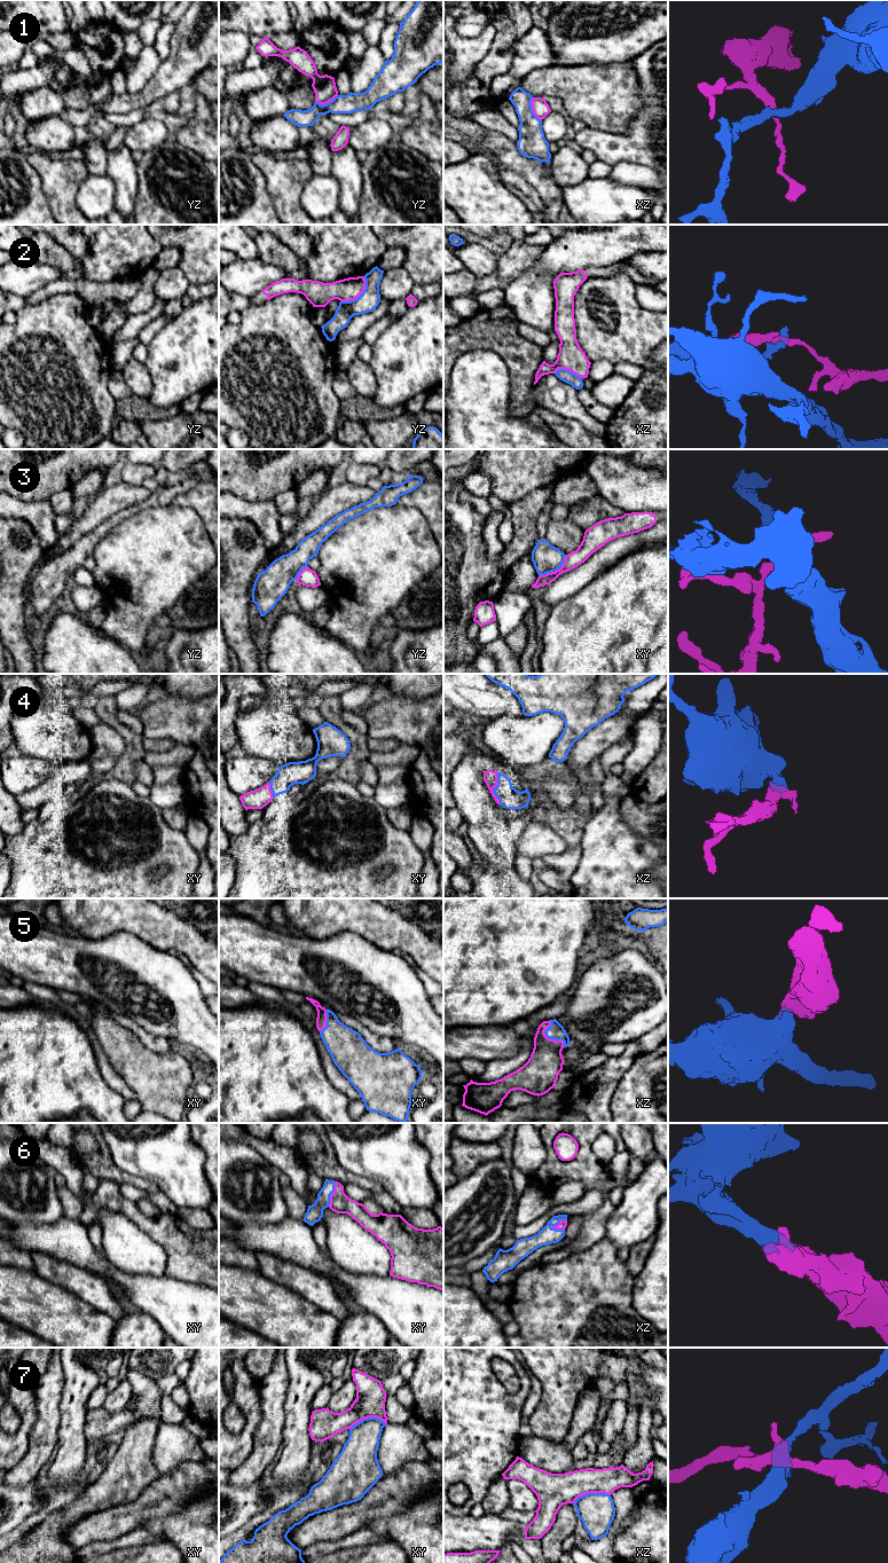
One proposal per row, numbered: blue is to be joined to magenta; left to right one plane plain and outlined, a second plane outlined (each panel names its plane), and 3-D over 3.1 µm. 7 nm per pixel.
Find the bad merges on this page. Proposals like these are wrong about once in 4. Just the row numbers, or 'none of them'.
1, 2, 3, 7

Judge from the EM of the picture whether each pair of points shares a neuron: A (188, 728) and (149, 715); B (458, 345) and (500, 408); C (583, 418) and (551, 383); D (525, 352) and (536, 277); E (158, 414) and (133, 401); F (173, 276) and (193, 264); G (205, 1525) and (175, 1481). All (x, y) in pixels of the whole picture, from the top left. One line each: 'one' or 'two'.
A: one
B: two
C: one
D: two
E: one
F: two
G: two

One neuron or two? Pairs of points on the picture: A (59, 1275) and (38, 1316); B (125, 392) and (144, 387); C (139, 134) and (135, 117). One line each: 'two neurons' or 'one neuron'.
A: two neurons
B: two neurons
C: two neurons

